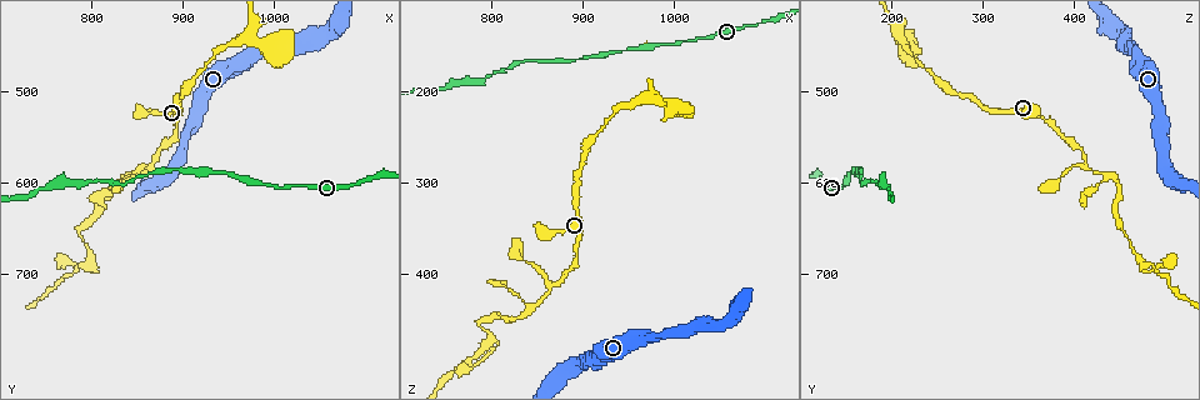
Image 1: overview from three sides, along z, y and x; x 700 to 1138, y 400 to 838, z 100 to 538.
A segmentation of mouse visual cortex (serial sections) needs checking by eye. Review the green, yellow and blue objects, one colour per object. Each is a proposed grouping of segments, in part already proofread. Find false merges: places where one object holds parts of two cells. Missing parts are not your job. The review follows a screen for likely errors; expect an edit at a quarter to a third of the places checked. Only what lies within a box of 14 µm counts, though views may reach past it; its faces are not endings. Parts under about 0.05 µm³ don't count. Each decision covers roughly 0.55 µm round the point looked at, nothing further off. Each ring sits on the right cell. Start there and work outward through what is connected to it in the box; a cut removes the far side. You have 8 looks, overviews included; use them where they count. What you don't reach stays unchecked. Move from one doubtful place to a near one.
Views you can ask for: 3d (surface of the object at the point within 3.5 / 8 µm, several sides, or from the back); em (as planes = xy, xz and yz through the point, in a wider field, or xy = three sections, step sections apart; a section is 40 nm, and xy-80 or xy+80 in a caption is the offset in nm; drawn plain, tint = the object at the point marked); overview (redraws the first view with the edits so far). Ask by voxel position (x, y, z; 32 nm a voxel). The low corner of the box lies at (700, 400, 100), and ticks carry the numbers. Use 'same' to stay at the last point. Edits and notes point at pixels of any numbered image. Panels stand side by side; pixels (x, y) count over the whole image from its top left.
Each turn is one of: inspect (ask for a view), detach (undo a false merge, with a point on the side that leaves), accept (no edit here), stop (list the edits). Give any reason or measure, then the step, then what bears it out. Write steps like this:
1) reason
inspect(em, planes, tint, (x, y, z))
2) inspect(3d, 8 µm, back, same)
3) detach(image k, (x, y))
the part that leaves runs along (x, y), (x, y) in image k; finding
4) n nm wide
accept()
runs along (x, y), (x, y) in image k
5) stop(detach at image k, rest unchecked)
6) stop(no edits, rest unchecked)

side arm on a straight run
inspect(3d, 3.5 µm, (845, 590, 435))

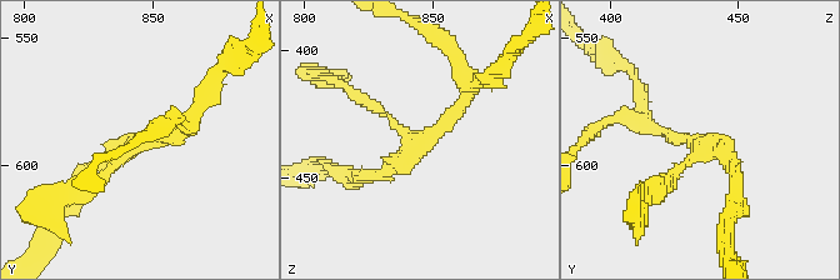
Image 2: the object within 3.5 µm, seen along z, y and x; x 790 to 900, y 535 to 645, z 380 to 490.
3 arms; arms of 100, 150, 200 nm
inspect(em, xy, step 2, tint, (846, 592, 438))

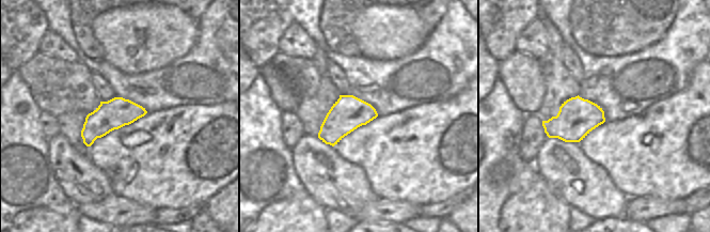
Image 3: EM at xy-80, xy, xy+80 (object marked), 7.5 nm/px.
inspect(em, xy, step 1, tint, same)

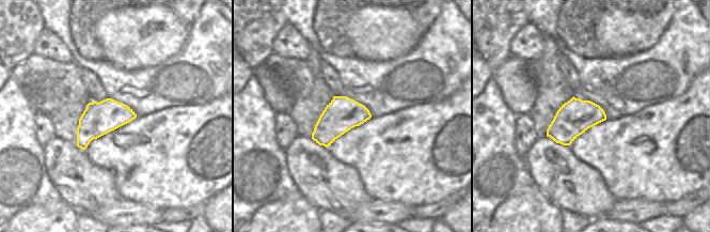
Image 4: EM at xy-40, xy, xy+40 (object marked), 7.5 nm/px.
260 nm wide
accept()
runs along (469, 86), (396, 164), (358, 176) in image 2; continuous, no second cell

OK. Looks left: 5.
three-way junction
inspect(3d, 3.5 µm, (785, 690, 485))

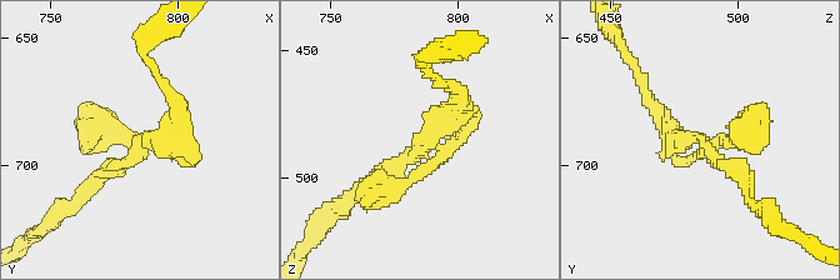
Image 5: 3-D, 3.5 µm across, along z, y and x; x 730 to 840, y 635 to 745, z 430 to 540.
3 arms; arms of 200, 250, 250 nm; now the EM
inspect(em, xy, step 3, tint, (787, 690, 485))

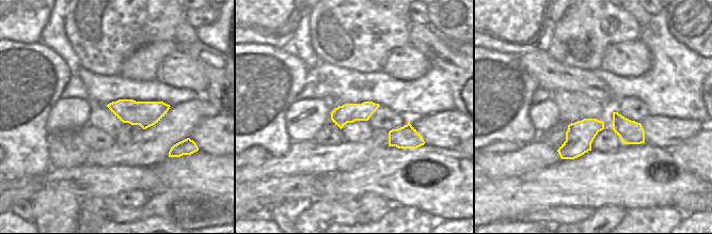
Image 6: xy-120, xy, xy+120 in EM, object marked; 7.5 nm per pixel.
accept()
runs along (454, 90), (388, 189) in image 5; one cell here

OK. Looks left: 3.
side arm on a straight run
inspect(3d, 3.5 µm, (990, 455, 215))

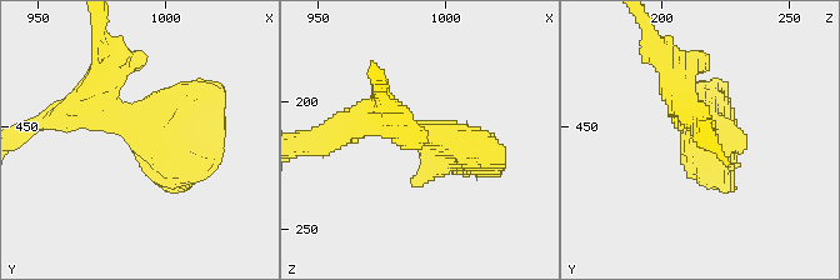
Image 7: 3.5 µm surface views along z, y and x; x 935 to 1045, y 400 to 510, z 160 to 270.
now the EM
inspect(em, xy, step 1, tint, (994, 451, 213))

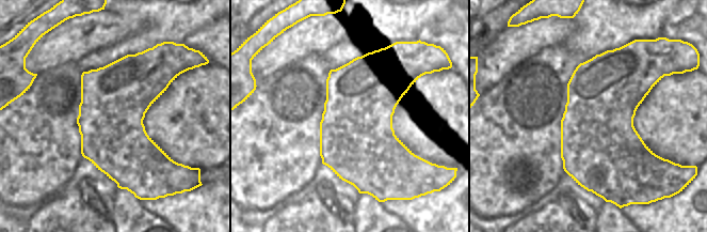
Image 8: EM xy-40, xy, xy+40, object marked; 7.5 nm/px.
550 nm wide
accept()
runs along (75, 108), (209, 146) in image 7; one cell here

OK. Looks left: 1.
stop(no edits, rest unchecked)

